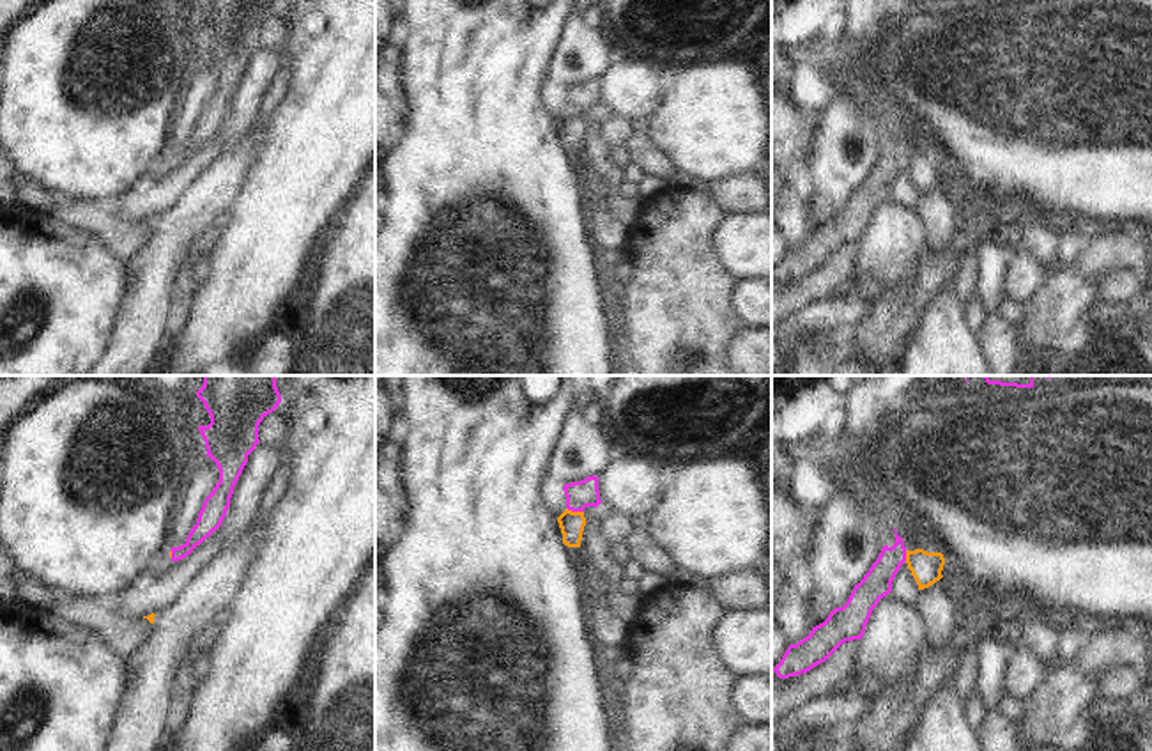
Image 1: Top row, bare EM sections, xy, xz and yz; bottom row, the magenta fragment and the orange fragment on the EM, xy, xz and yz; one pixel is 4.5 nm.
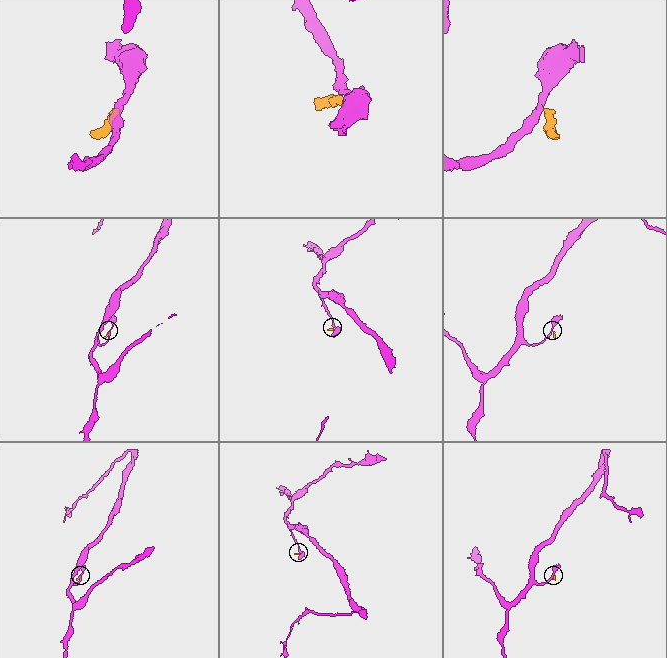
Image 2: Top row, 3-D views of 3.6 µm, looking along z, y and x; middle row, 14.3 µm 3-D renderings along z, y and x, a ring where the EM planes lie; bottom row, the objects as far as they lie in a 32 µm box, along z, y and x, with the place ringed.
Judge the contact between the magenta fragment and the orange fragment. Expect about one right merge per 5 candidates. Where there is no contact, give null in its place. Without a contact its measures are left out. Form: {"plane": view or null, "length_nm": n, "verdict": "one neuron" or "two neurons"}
{"plane": "xz", "length_nm": 80, "verdict": "two neurons"}

